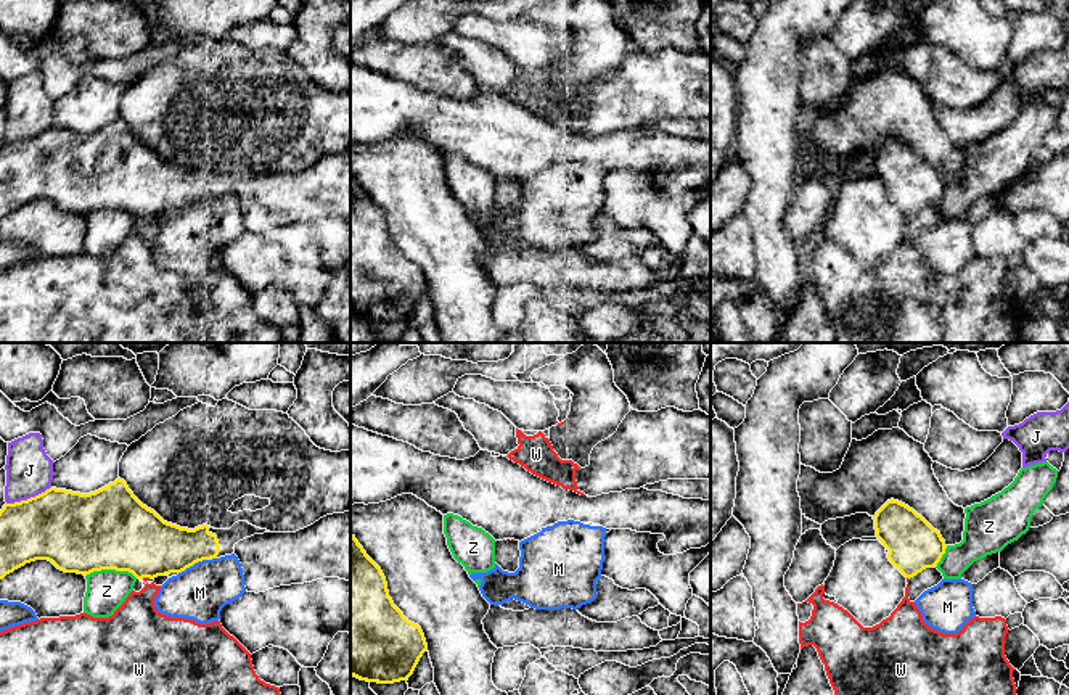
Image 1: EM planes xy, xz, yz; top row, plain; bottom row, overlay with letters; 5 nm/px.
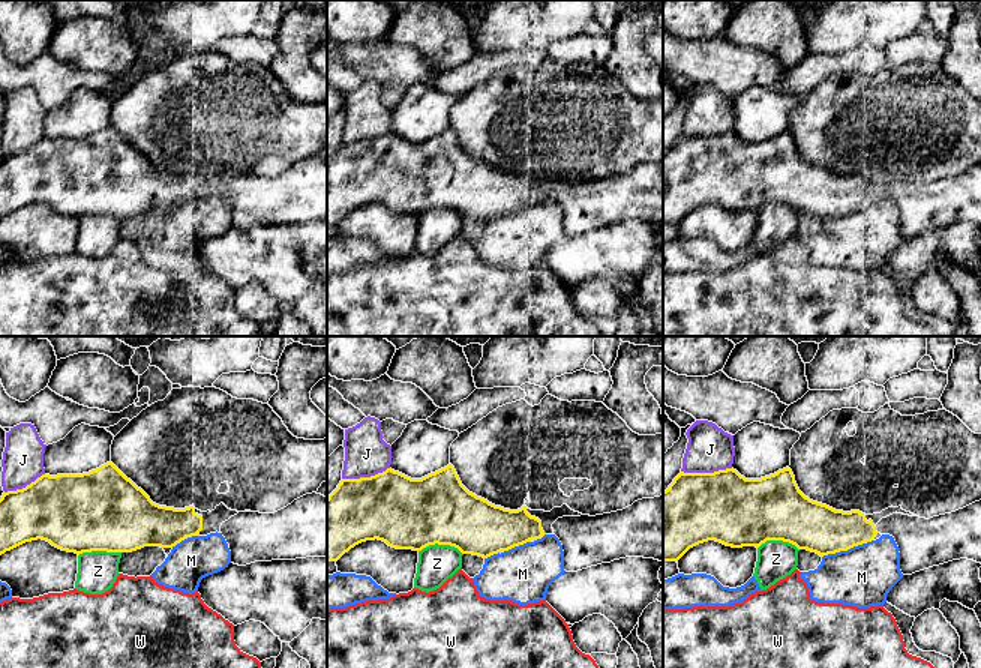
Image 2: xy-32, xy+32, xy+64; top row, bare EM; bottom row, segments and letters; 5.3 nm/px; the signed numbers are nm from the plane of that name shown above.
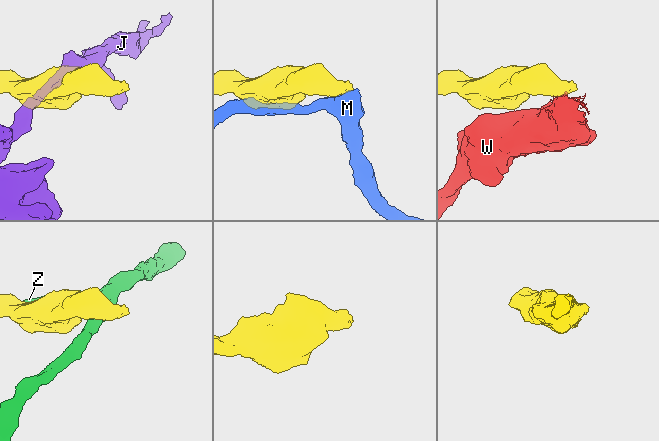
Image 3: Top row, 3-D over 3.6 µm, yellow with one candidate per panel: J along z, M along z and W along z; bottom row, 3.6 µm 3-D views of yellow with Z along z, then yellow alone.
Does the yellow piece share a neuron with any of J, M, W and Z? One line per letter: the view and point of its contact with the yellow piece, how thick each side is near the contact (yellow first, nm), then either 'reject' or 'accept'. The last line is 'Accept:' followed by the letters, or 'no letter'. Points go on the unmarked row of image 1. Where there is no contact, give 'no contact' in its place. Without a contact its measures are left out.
J: contact xy (28, 139); calibres 380 and 240 nm; reject
M: contact xy (193, 203); calibres 320 and 280 nm; reject
W: contact xy (147, 216); calibres 360 and 240 nm; reject
Z: contact xy (111, 208); calibres 400 and 200 nm; reject
Accept: no letter

